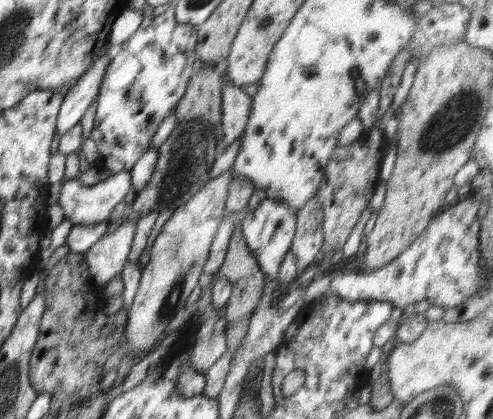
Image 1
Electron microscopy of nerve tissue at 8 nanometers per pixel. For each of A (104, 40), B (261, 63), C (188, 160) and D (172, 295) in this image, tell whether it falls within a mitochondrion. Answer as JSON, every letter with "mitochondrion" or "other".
{"A":"other","B":"other","C":"mitochondrion","D":"mitochondrion"}

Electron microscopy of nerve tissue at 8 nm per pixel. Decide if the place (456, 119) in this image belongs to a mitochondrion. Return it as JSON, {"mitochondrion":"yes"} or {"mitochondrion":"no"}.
{"mitochondrion":"yes"}

